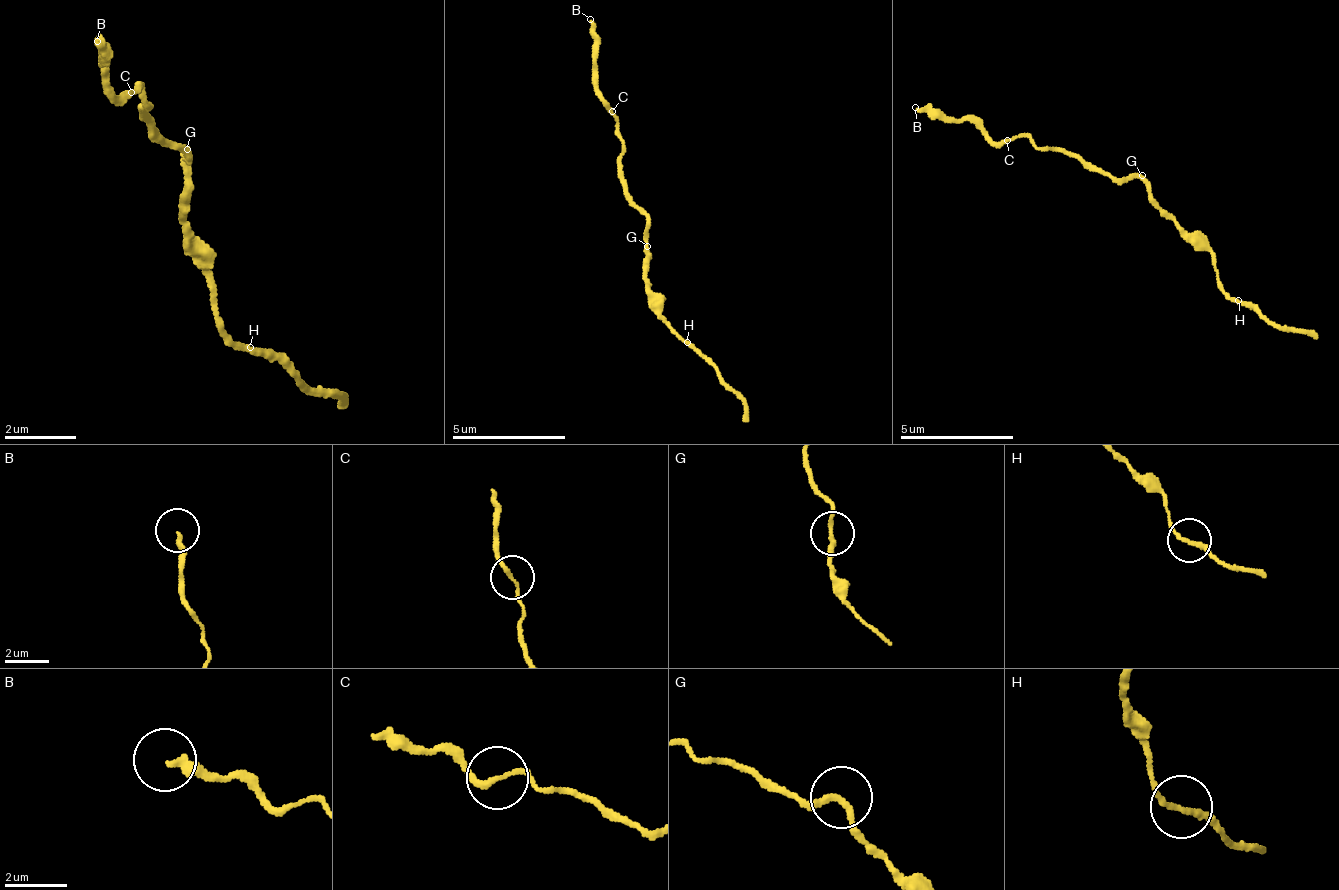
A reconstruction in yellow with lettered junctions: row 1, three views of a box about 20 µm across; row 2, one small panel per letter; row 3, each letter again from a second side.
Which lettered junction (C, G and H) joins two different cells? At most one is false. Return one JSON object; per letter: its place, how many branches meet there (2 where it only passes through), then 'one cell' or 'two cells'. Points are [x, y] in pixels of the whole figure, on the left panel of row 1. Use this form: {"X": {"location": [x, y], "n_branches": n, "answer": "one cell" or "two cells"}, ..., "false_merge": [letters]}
{"C": {"location": [131, 92], "n_branches": 2, "answer": "one cell"}, "G": {"location": [187, 149], "n_branches": 2, "answer": "one cell"}, "H": {"location": [250, 347], "n_branches": 2, "answer": "one cell"}, "false_merge": []}

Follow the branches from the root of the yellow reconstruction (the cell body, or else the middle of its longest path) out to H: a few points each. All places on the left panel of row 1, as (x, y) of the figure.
H: (187, 158), (187, 248), (214, 275), (214, 320), (241, 347), (250, 347)

